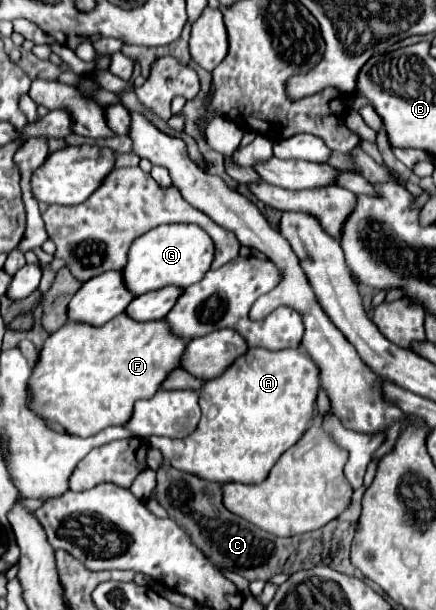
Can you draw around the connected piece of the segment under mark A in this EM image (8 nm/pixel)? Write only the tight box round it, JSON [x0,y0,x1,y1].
[147,347,319,485]

